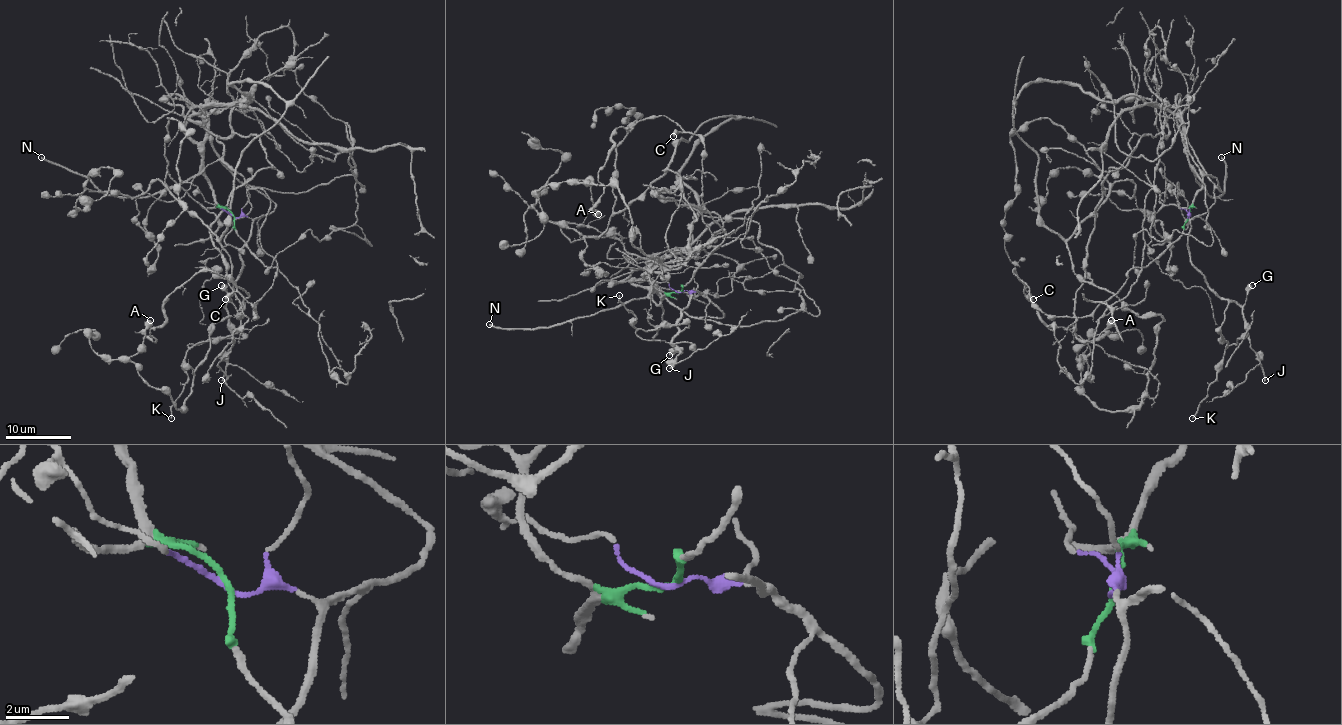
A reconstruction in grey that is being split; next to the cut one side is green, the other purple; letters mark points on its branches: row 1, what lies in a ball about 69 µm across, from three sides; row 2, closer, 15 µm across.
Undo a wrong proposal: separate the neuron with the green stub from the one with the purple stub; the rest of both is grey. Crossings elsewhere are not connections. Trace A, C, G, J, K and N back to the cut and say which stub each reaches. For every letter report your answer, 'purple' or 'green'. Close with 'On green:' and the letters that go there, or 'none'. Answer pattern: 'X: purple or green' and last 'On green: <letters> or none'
A: green
C: green
G: purple
J: purple
K: purple
N: green
On green: A, C, N

